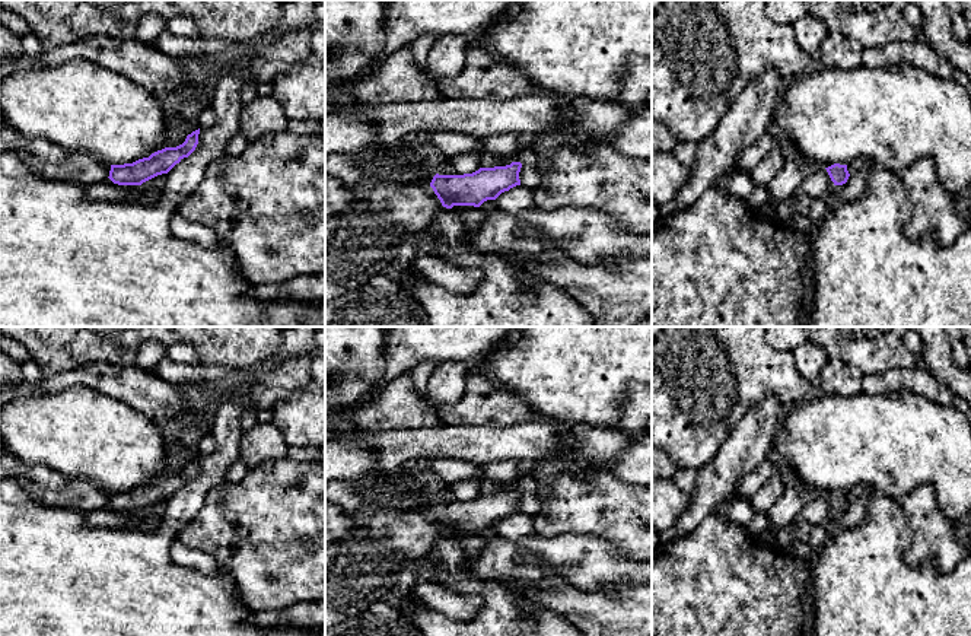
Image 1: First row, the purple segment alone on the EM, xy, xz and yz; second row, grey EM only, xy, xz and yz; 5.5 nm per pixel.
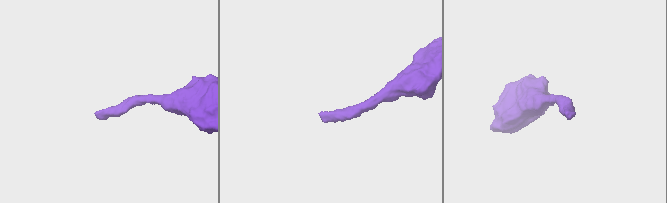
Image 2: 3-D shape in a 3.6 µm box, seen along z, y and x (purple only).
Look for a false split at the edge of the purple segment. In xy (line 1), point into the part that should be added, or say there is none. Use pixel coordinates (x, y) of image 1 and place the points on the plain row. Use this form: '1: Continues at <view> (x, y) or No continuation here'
1: Continues at xy (47, 487)

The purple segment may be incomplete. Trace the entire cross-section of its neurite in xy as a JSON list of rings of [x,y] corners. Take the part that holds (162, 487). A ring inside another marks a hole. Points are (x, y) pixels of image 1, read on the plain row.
[[[0,445],[0,481],[13,480],[23,493],[45,508],[63,506],[89,512],[109,505],[118,512],[141,512],[168,500],[188,484],[198,471],[198,461],[200,455],[188,461],[182,471],[165,474],[133,490],[108,492],[92,480],[71,478],[42,465],[29,465]]]

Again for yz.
[[[856,486],[849,492],[834,490],[827,496],[834,512],[843,512],[847,509],[850,502],[856,502],[857,499],[872,496],[873,490],[869,486]]]

